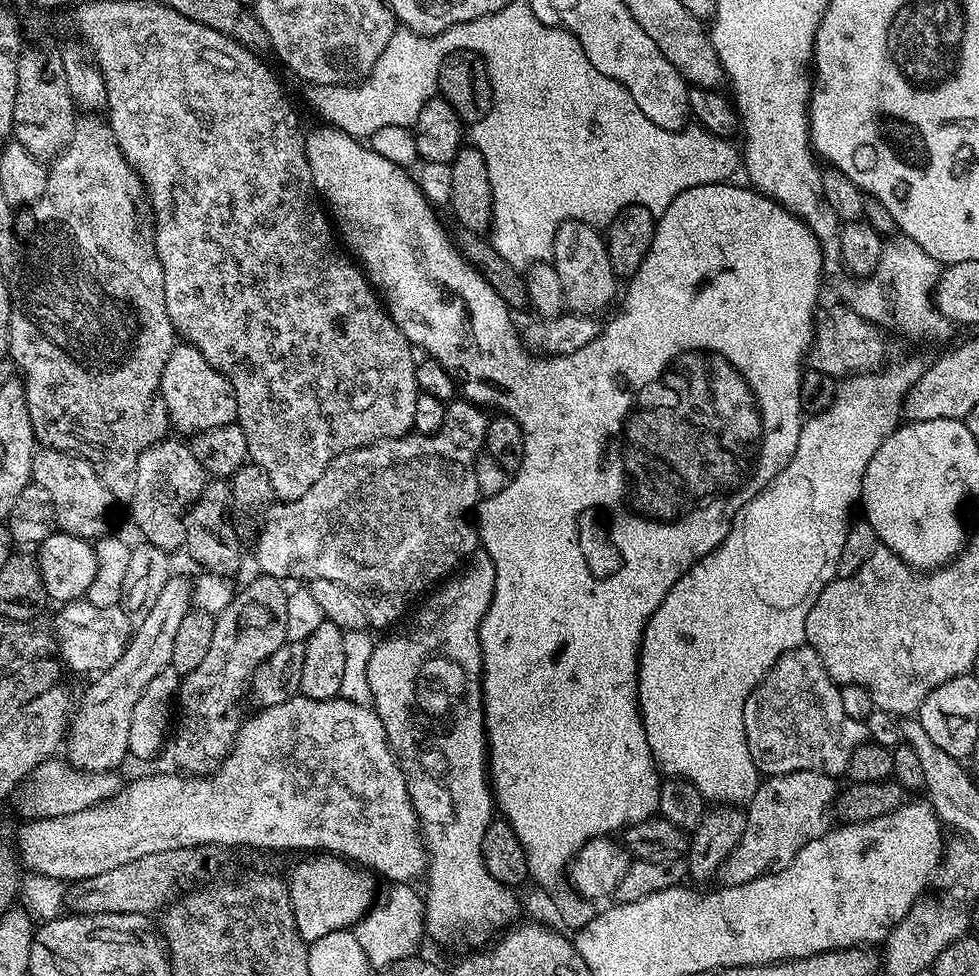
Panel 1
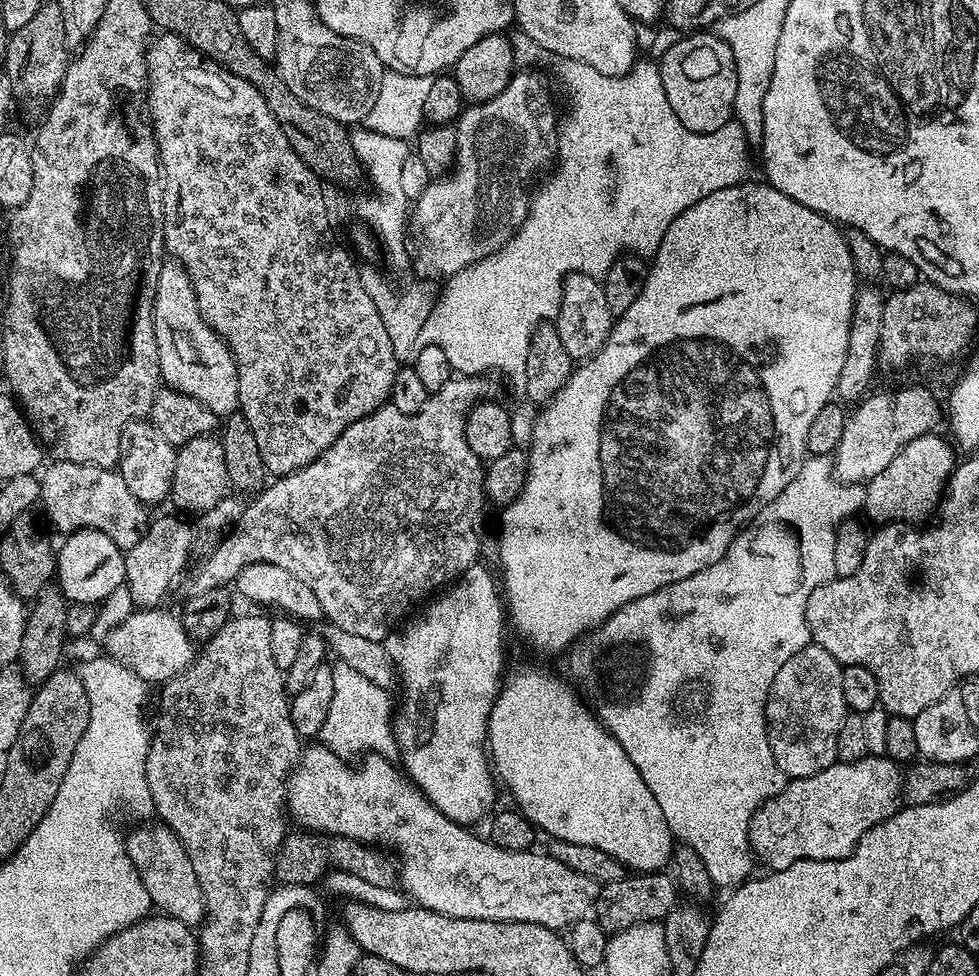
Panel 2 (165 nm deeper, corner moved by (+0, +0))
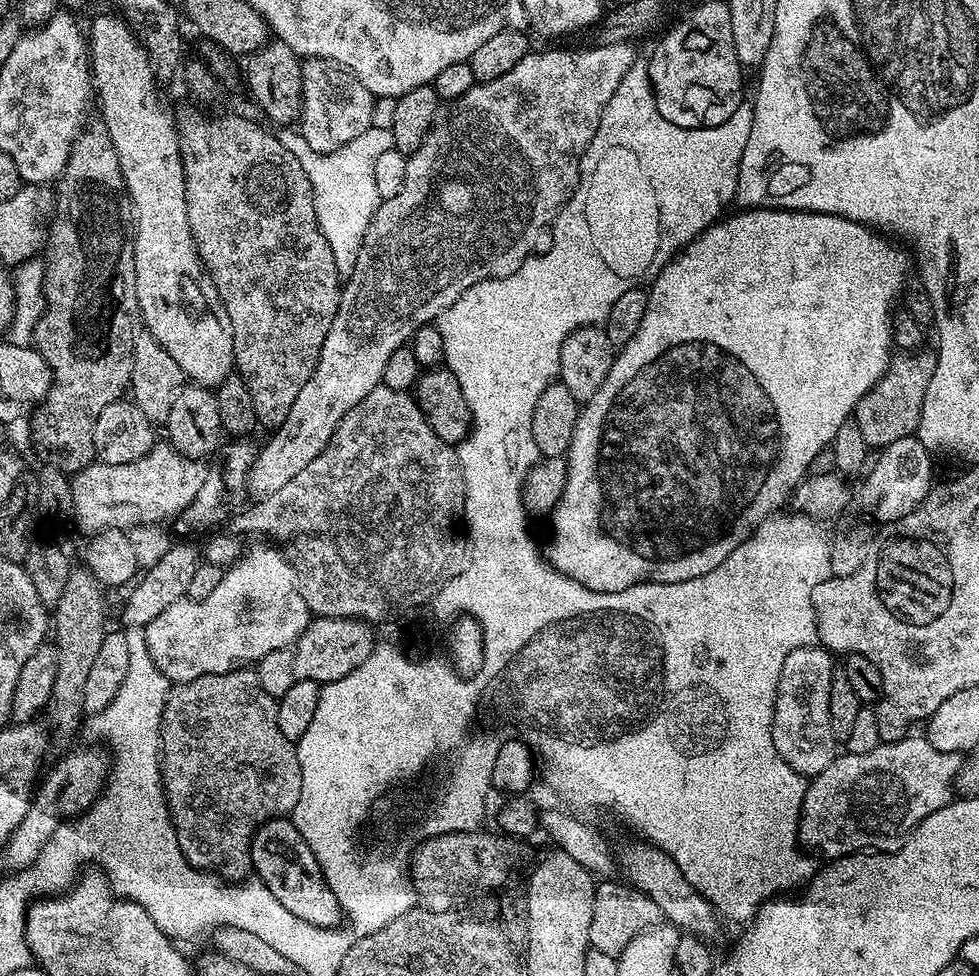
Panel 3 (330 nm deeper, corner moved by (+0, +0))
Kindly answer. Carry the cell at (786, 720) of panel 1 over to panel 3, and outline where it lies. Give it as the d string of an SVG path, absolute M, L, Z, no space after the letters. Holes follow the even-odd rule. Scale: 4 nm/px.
M823 646L790 650L790 654L786 654L786 662L782 662L782 674L778 678L776 701L772 707L774 750L778 750L786 766L805 778L822 774L822 770L826 770L826 766L830 766L830 762L838 755L838 742L830 722L830 686L834 671L832 660L833 653Z

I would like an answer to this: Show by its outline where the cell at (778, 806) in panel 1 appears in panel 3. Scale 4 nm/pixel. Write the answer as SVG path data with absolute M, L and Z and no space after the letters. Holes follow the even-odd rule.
M909 734L905 740L899 740L893 744L880 743L876 749L871 750L870 754L837 755L836 759L830 762L830 766L826 766L826 770L822 770L822 774L811 777L808 789L804 795L804 801L802 802L802 810L800 811L800 830L798 839L801 845L803 845L809 853L815 854L817 857L828 856L824 858L827 858L829 861L838 860L842 856L868 854L873 850L876 852L899 852L901 846L908 841L908 835L912 833L925 818L934 810L942 810L942 806L952 803L954 799L956 775L960 769L961 759L962 756L959 752L934 750L934 746L930 746L930 742L927 738L923 735L916 736L916 734Z

